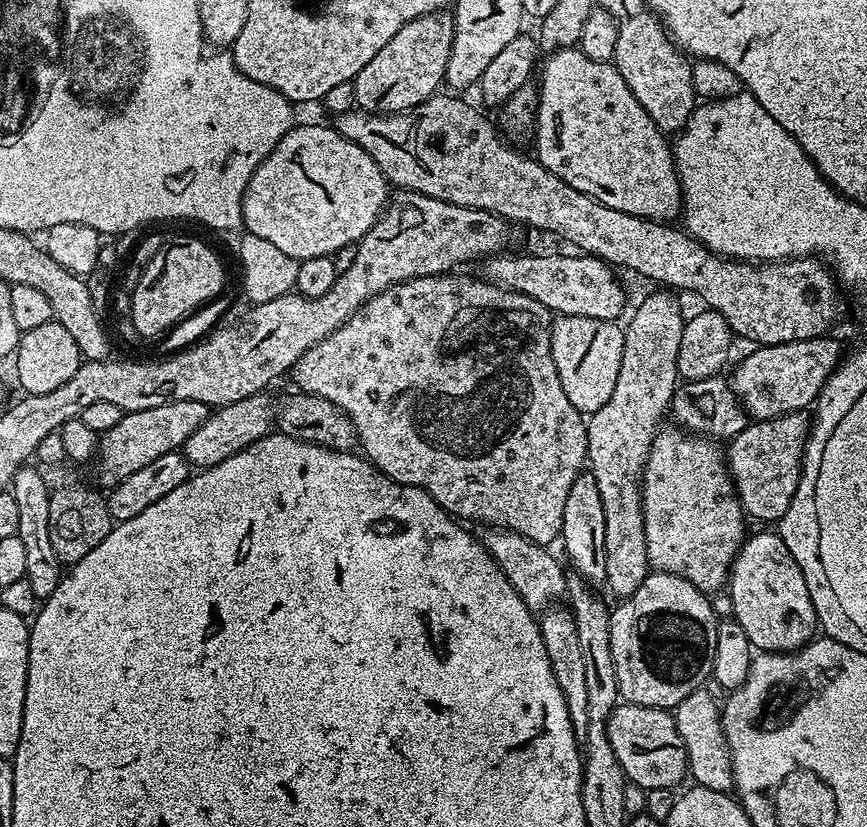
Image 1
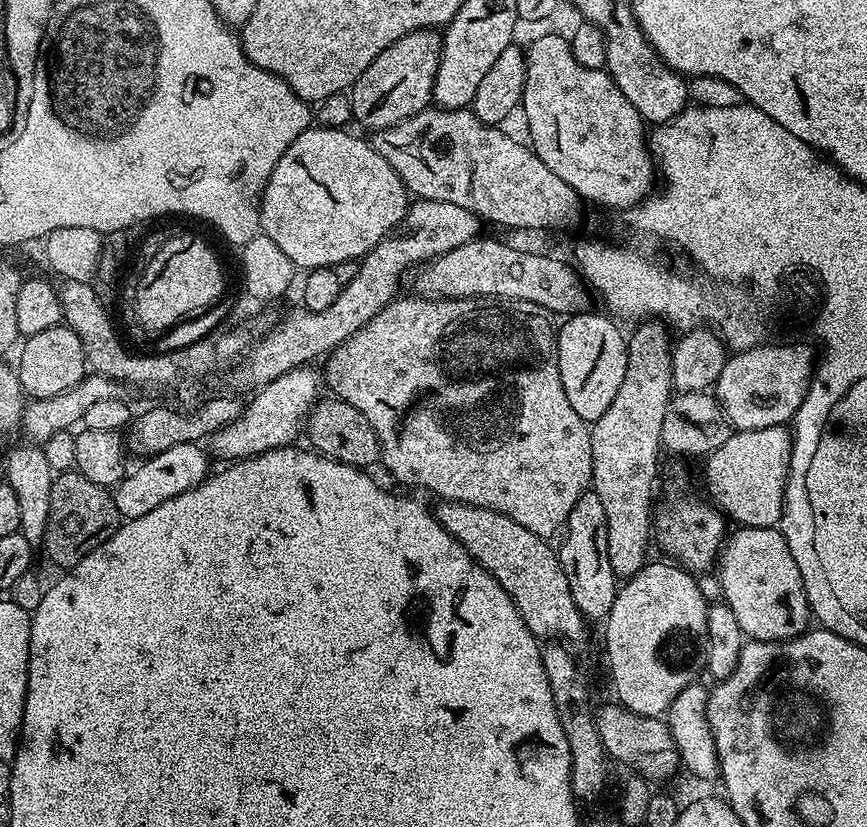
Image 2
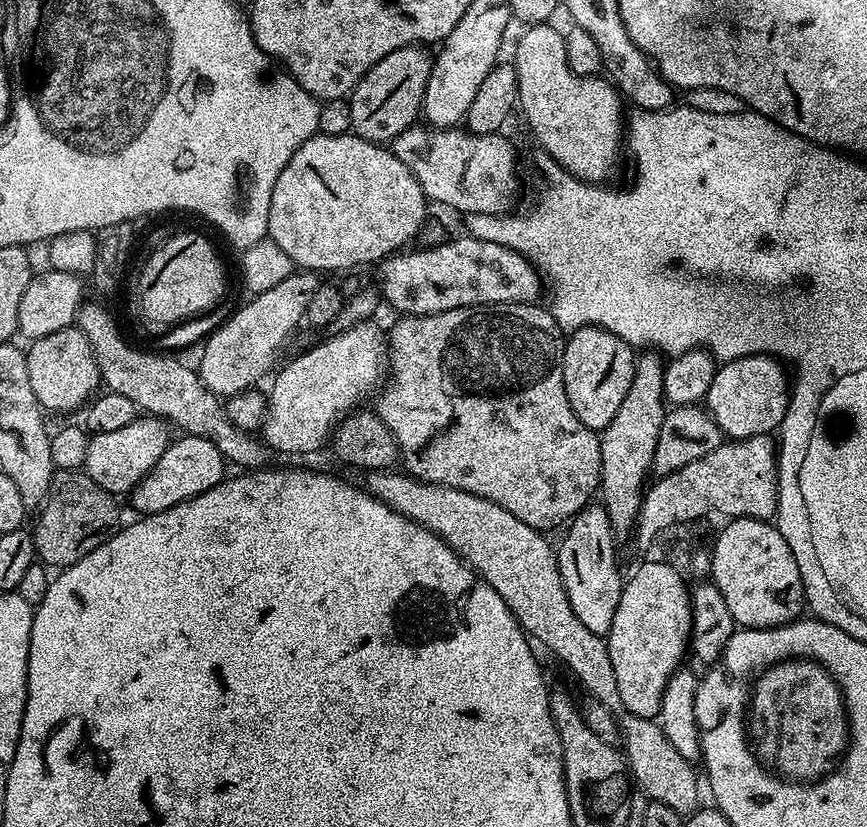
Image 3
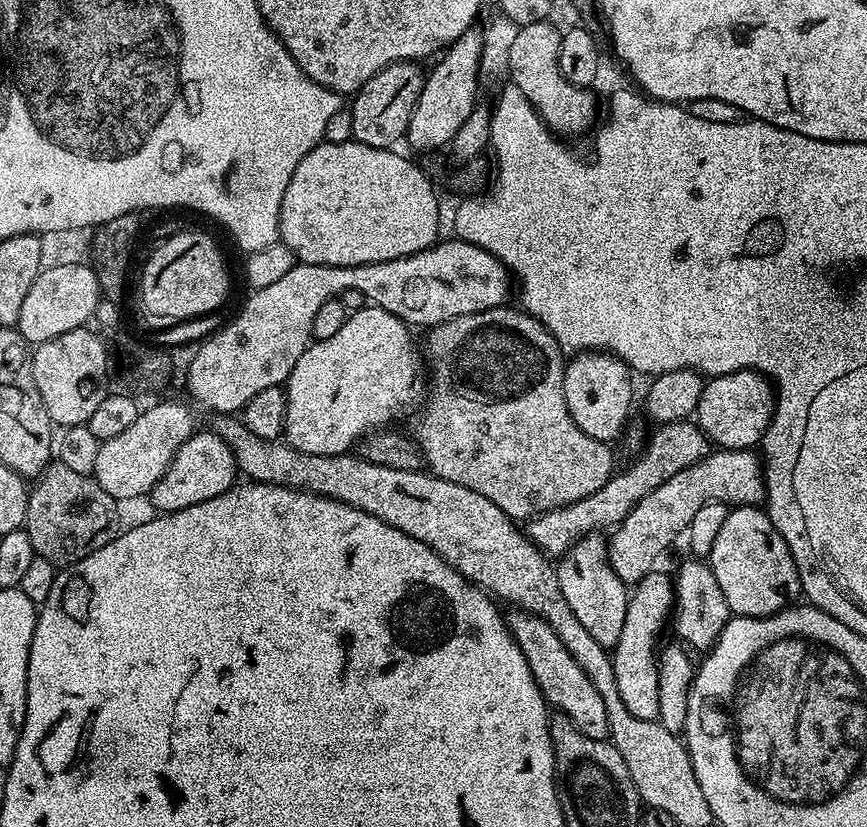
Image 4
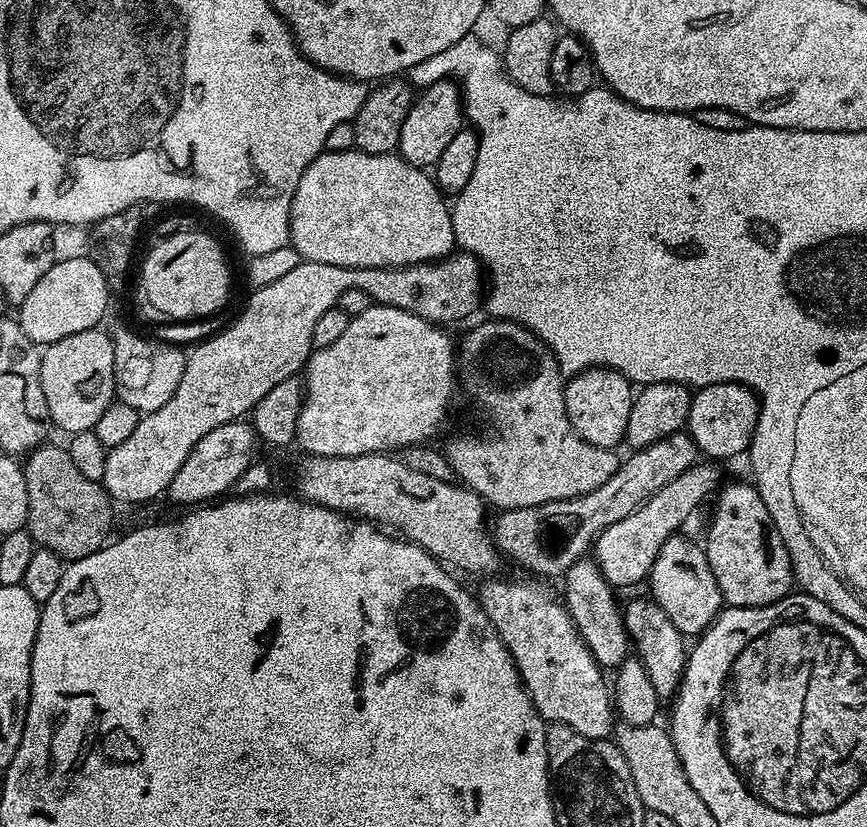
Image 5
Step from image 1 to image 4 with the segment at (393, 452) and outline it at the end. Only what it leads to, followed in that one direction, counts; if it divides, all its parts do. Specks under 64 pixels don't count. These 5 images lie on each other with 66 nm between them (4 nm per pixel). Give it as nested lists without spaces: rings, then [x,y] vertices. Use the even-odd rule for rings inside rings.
[[[501,306],[487,308],[478,314],[459,316],[445,324],[437,324],[427,333],[427,336],[426,368],[430,373],[430,387],[426,392],[426,403],[419,409],[420,417],[416,420],[416,432],[414,431],[414,439],[426,457],[427,471],[431,472],[433,476],[446,478],[450,482],[458,483],[459,486],[466,486],[467,489],[482,494],[516,522],[527,521],[540,512],[549,512],[555,508],[570,506],[574,502],[594,494],[594,490],[602,490],[602,486],[606,486],[606,482],[614,475],[612,452],[608,449],[611,447],[605,441],[590,438],[582,430],[578,430],[578,422],[574,422],[574,418],[570,418],[570,410],[566,406],[566,390],[564,389],[566,353],[558,346],[558,342],[550,334],[550,330],[546,330],[546,326],[542,326],[542,322],[538,322],[530,313],[519,307]]]

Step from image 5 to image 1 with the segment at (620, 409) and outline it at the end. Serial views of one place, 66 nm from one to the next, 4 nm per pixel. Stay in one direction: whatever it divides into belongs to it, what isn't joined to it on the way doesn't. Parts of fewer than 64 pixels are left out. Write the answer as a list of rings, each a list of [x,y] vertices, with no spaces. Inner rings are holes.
[[[556,316],[552,322],[552,357],[562,378],[562,390],[570,398],[581,414],[591,414],[602,410],[614,391],[614,382],[618,382],[618,369],[622,367],[622,346],[624,330],[619,323],[598,318],[581,316]]]

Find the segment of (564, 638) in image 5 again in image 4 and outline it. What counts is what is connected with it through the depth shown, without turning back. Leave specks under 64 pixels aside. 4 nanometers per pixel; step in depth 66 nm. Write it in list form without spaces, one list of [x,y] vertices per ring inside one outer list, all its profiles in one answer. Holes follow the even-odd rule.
[[[512,610],[507,613],[506,623],[512,637],[518,642],[526,662],[530,666],[530,674],[534,674],[534,682],[538,682],[541,694],[549,705],[557,712],[565,712],[586,734],[586,738],[595,740],[608,740],[608,719],[606,718],[606,706],[602,706],[598,690],[594,690],[594,682],[586,678],[586,670],[574,662],[570,650],[562,646],[558,634],[554,634],[551,626],[541,616],[534,616],[523,610]]]

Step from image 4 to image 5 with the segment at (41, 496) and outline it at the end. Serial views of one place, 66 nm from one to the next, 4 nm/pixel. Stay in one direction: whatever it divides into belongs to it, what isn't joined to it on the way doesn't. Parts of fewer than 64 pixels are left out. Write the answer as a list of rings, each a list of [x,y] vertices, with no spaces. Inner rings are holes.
[[[45,442],[34,451],[27,453],[22,464],[26,478],[26,494],[28,495],[26,527],[35,544],[58,554],[61,560],[71,562],[78,558],[86,558],[109,543],[110,537],[113,535],[112,507],[114,507],[114,501],[104,491],[101,481],[86,478],[78,471],[78,466],[74,466],[67,447],[60,445],[59,448],[58,445],[52,443]]]

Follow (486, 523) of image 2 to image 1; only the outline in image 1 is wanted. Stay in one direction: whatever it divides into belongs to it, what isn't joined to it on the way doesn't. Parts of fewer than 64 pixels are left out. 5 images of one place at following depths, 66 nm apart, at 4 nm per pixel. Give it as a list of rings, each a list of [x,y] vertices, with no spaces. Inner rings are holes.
[[[487,529],[480,541],[488,553],[494,558],[496,564],[506,574],[510,586],[518,590],[522,602],[533,612],[539,614],[546,608],[553,607],[556,600],[565,595],[568,590],[568,576],[563,572],[557,560],[549,553],[551,552],[543,545],[530,542],[525,536],[514,534],[504,529]]]

